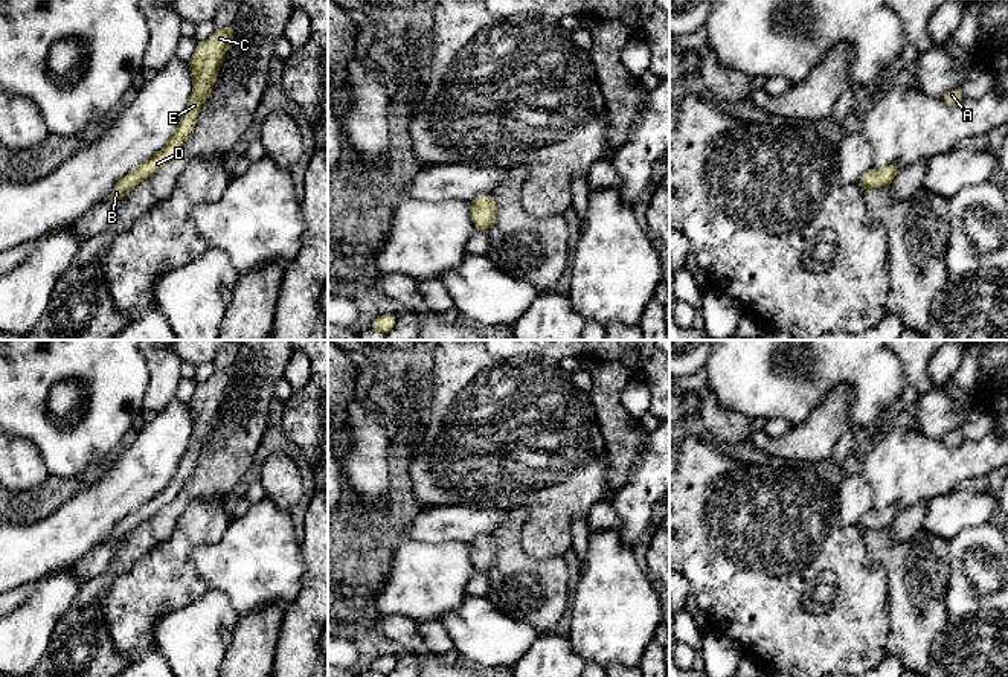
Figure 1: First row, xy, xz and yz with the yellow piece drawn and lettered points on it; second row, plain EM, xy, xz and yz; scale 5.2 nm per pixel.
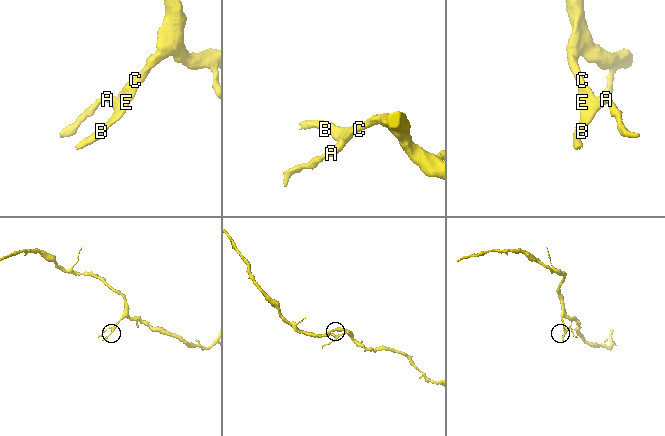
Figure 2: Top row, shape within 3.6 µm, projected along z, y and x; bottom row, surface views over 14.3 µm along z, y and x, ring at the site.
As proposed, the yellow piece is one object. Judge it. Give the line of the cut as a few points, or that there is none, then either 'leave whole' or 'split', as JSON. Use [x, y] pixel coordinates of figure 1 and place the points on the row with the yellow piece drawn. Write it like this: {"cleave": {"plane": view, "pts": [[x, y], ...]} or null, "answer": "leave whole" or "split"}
{"cleave": null, "answer": "leave whole"}

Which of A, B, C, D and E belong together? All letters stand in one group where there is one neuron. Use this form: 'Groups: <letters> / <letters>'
Groups: A B C D E

